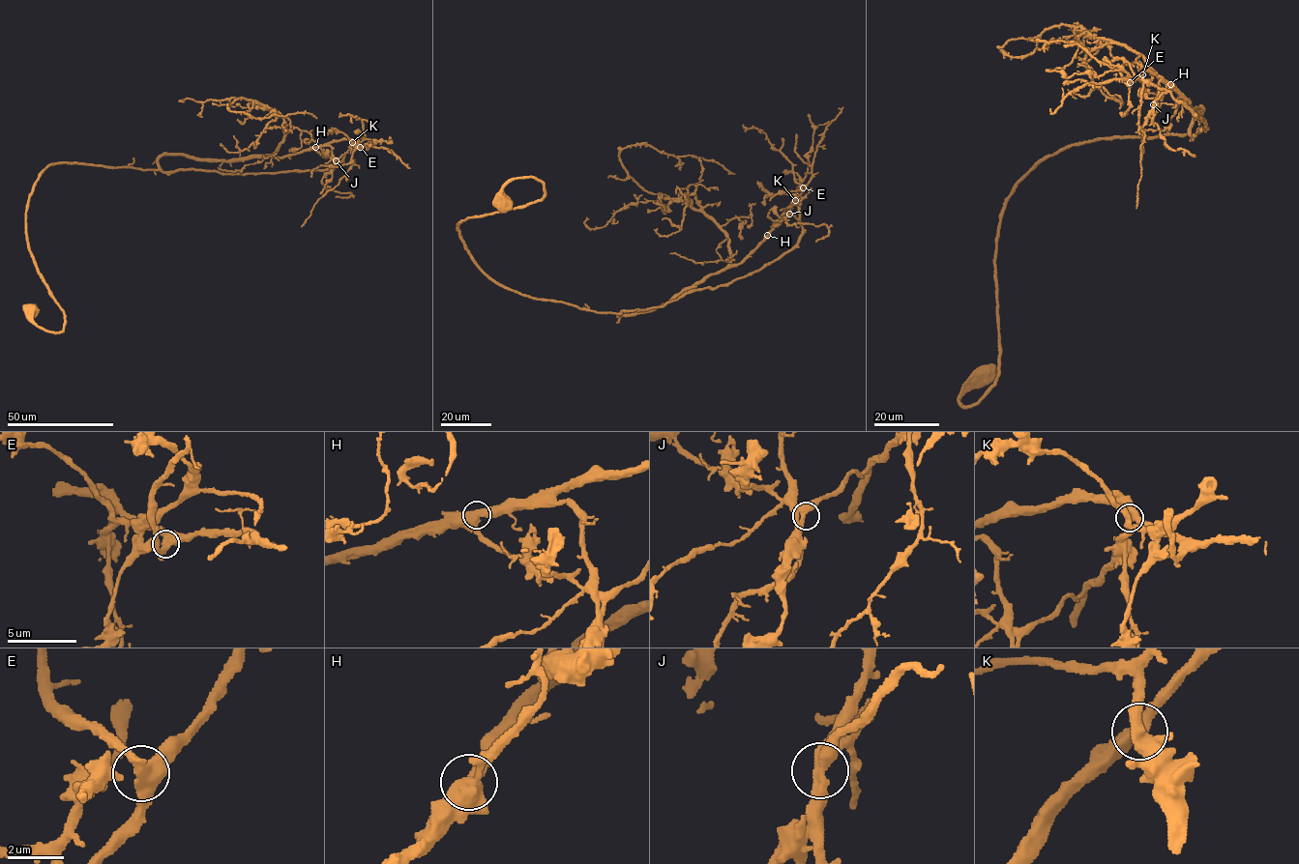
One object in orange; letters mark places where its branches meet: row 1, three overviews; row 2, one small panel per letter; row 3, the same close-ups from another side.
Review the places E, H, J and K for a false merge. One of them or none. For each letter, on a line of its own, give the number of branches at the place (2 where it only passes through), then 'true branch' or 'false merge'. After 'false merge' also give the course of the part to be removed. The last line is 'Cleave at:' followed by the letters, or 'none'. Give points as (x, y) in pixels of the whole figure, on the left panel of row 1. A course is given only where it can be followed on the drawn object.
E: branches 3; true branch
H: branches 3; true branch
J: branches 3; true branch
K: branches 3; true branch
Cleave at: none

